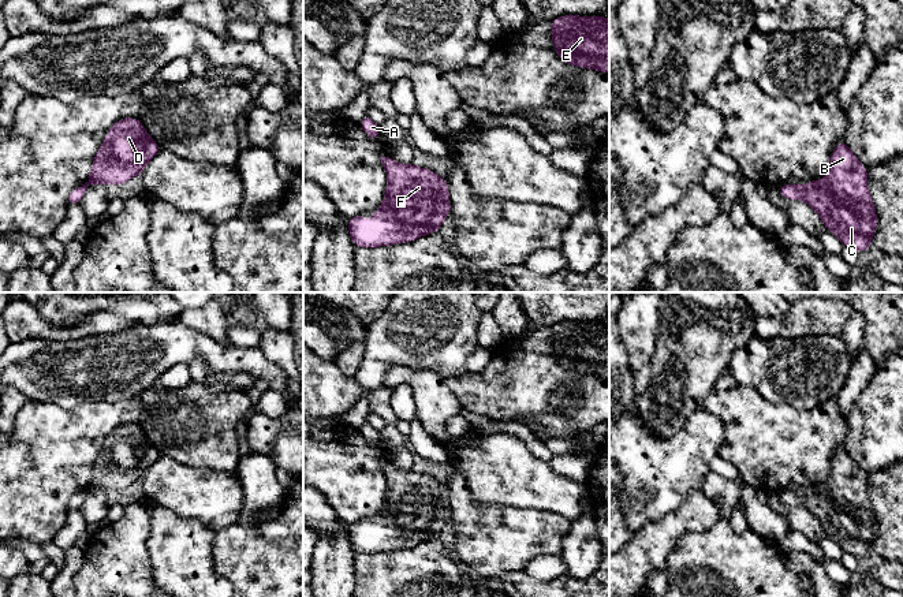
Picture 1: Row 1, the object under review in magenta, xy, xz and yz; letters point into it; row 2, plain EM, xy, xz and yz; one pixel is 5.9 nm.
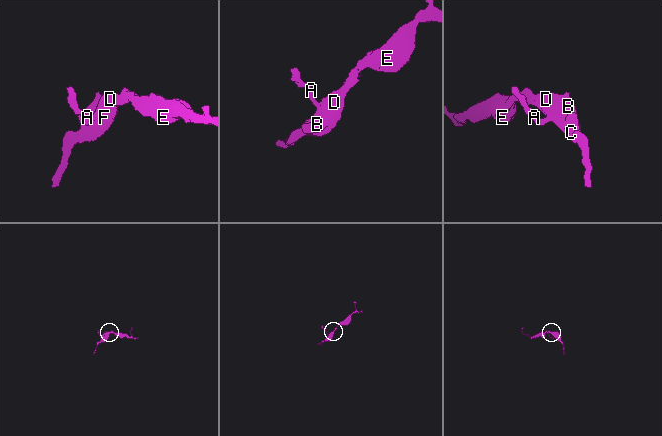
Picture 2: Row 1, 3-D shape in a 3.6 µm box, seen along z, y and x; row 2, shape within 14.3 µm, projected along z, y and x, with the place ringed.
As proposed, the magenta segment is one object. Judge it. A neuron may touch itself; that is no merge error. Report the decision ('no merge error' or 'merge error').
no merge error

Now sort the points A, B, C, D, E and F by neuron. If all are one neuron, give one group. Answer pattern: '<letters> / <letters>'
A B C D E F

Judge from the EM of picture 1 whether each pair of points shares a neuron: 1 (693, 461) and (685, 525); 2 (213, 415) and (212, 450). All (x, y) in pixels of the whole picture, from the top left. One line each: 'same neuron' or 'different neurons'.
1: different neurons
2: same neuron

